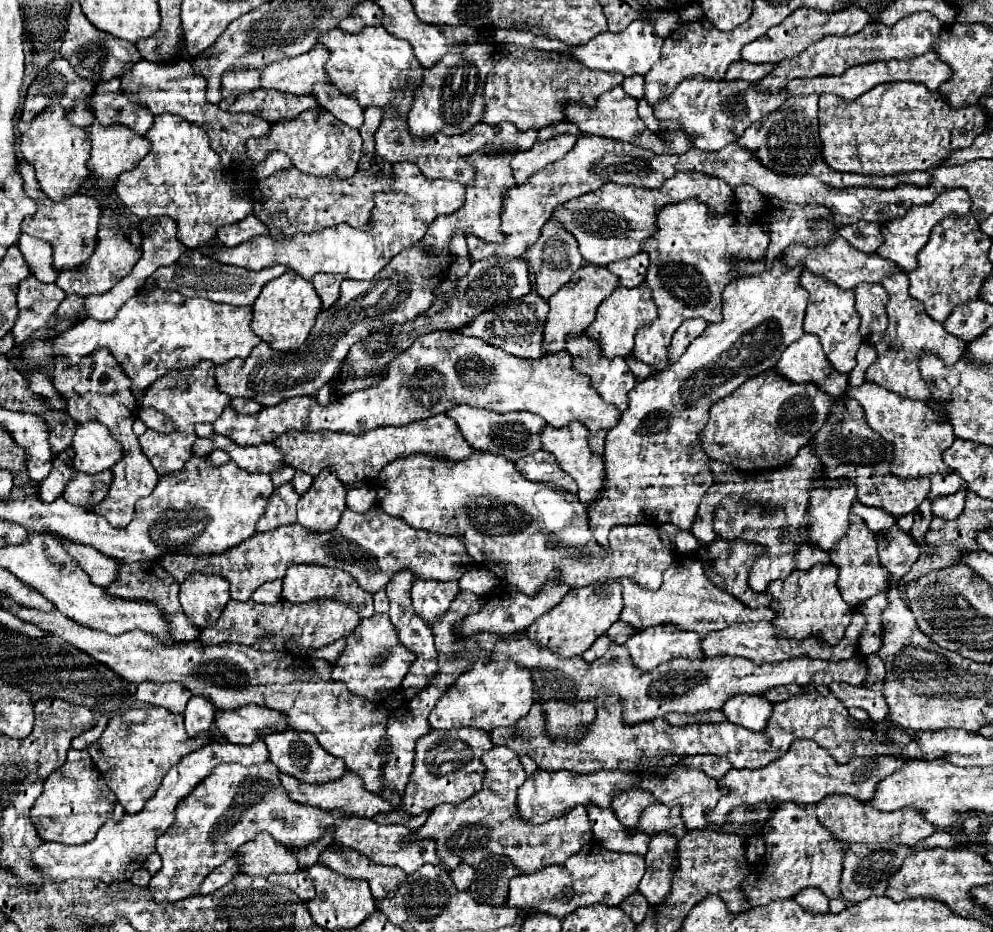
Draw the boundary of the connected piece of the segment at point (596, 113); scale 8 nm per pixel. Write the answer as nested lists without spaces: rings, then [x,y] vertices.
[[[615,87],[611,91],[607,91],[605,95],[601,95],[593,107],[587,107],[583,103],[567,103],[563,107],[565,119],[575,123],[581,133],[589,133],[589,135],[599,135],[599,137],[607,137],[607,139],[617,139],[617,141],[625,141],[625,143],[633,143],[637,147],[655,151],[655,153],[663,153],[667,151],[667,147],[663,147],[663,141],[659,139],[659,135],[651,133],[647,129],[647,125],[639,119],[637,115],[637,99],[629,97],[623,87]]]

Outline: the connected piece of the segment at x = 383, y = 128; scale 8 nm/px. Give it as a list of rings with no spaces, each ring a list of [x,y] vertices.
[[[391,105],[383,113],[383,121],[375,133],[377,155],[389,163],[397,163],[397,161],[415,163],[427,179],[453,179],[453,181],[467,185],[473,179],[473,167],[467,163],[465,157],[471,155],[473,151],[481,149],[483,145],[499,145],[499,147],[515,145],[519,151],[523,151],[523,149],[529,149],[537,141],[537,131],[523,131],[521,133],[513,123],[499,123],[499,125],[477,123],[475,127],[471,127],[471,131],[465,131],[465,133],[453,135],[453,137],[447,137],[443,133],[435,133],[429,139],[427,137],[425,139],[413,137],[409,133],[407,121],[401,119],[395,111],[397,109]]]

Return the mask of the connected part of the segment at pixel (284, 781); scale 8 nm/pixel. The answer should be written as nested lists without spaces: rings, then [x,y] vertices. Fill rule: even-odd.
[[[345,773],[343,779],[337,779],[335,783],[325,783],[323,787],[315,787],[315,785],[307,785],[307,783],[299,783],[295,777],[291,775],[279,775],[281,779],[281,787],[285,789],[285,793],[289,795],[291,801],[295,803],[307,803],[313,807],[319,807],[323,811],[333,811],[333,809],[341,809],[345,813],[345,817],[373,817],[381,811],[393,811],[391,803],[379,799],[379,795],[369,795],[369,791],[365,791],[363,781],[359,781],[359,777],[355,773]]]

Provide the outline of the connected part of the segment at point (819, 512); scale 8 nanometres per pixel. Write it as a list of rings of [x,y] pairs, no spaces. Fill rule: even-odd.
[[[819,479],[819,487],[811,491],[813,495],[807,511],[807,517],[811,519],[811,525],[807,527],[811,543],[829,551],[839,537],[847,533],[849,509],[855,499],[855,491],[855,485],[849,481]]]

